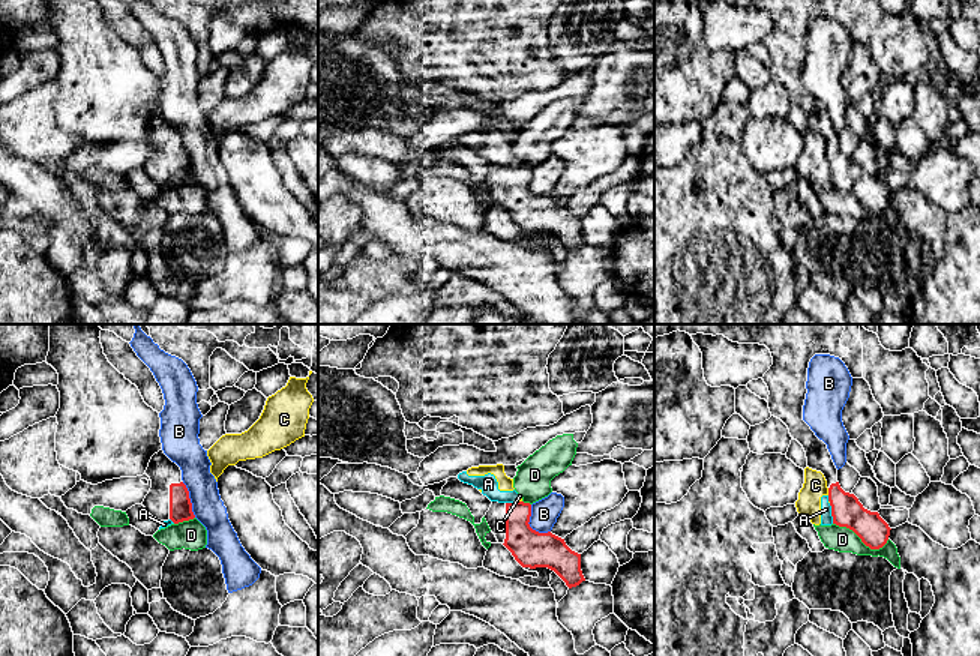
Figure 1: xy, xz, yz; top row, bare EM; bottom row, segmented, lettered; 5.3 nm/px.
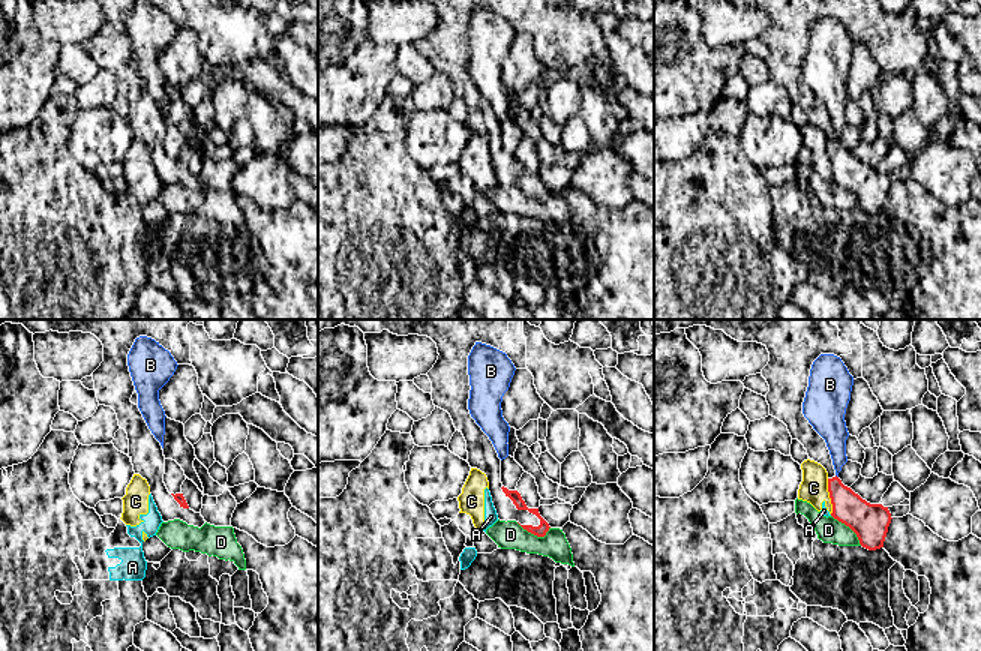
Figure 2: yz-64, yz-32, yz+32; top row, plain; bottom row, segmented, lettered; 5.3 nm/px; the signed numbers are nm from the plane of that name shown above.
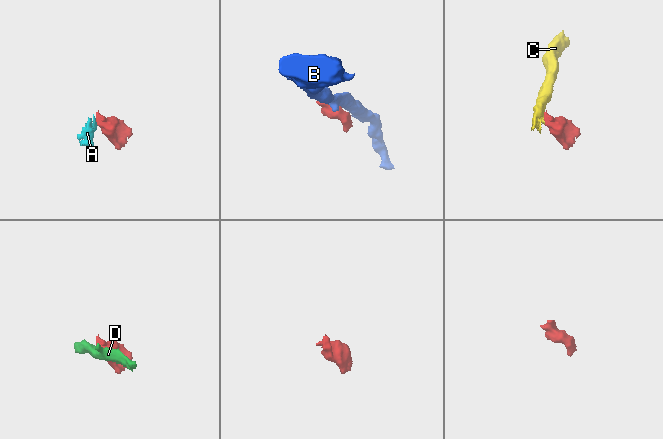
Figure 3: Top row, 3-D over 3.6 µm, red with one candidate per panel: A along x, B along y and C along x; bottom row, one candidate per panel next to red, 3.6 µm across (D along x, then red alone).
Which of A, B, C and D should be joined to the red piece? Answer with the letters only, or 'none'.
none

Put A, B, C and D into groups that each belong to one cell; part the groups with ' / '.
A C / B / D

